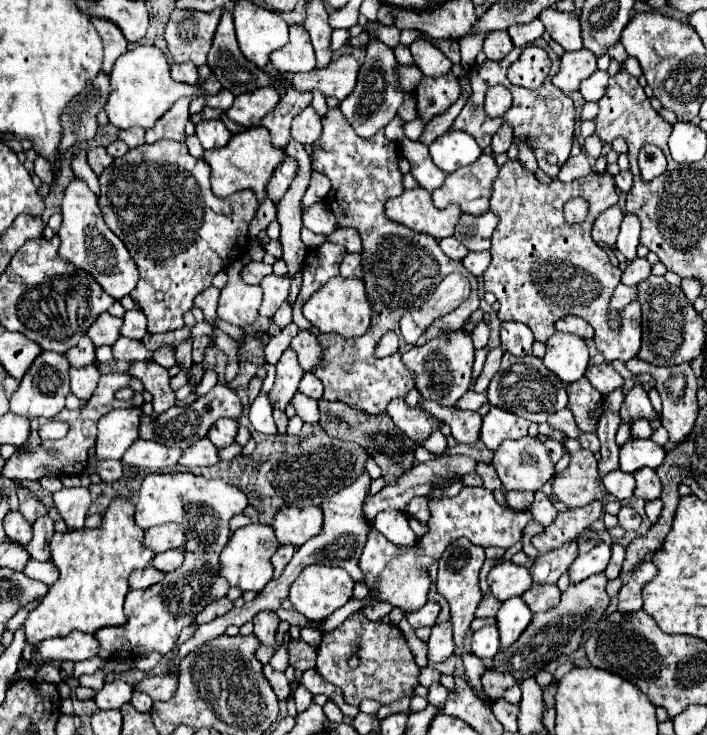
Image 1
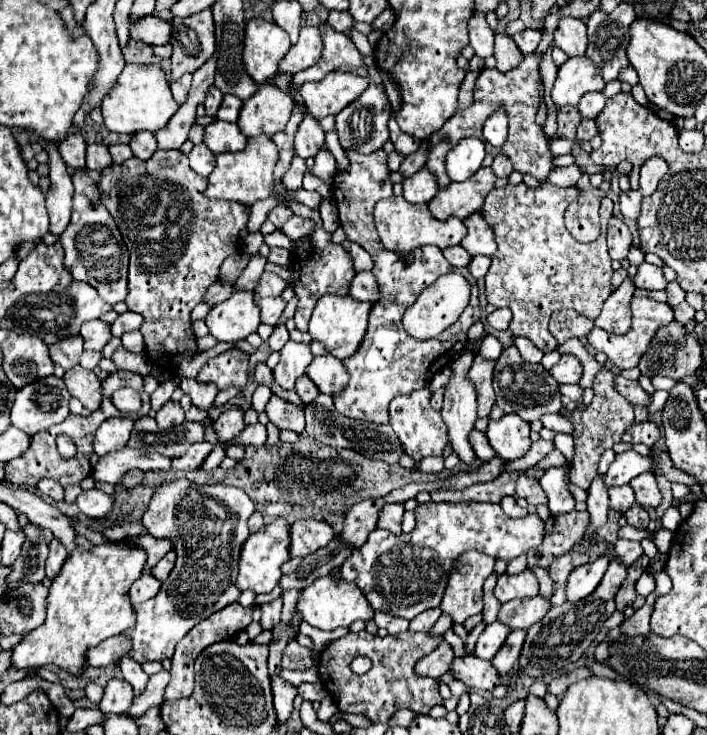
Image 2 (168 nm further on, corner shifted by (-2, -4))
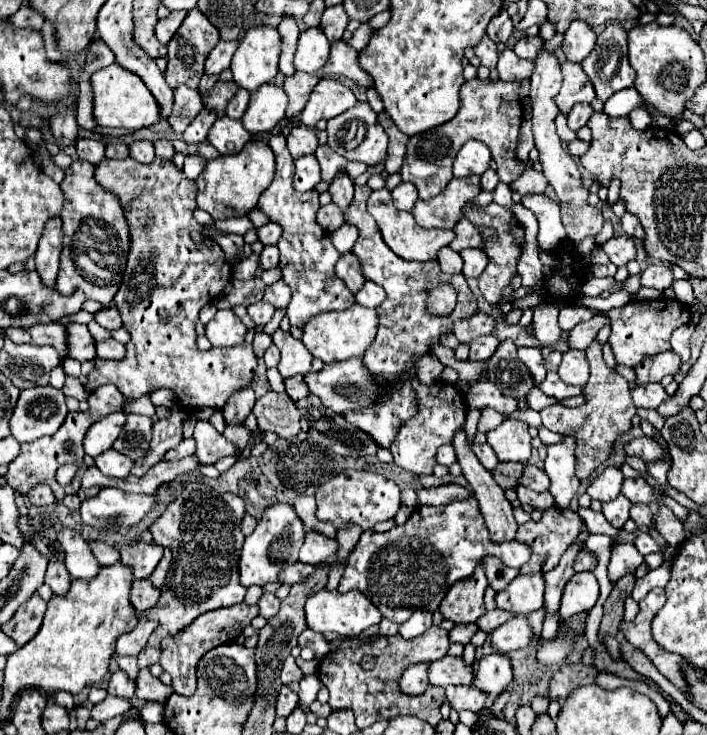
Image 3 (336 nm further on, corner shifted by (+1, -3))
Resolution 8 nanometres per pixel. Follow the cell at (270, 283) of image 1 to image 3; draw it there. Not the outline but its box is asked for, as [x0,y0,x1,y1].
[247,301,275,325]

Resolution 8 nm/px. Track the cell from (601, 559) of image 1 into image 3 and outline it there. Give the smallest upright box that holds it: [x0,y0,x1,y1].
[559,571,599,619]

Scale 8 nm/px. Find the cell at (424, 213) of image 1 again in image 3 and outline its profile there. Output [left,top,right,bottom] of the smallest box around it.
[367,189,455,261]

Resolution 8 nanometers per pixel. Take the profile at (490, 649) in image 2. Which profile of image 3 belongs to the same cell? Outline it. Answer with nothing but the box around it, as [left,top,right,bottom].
[491,617,531,653]

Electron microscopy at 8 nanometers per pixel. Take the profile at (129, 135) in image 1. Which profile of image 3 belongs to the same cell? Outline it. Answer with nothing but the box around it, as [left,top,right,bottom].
[129,141,155,163]

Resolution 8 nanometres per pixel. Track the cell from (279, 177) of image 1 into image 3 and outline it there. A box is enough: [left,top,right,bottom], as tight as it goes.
[293,155,321,191]

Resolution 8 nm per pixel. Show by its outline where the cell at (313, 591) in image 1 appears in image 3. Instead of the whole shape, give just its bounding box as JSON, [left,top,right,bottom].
[305,589,383,637]

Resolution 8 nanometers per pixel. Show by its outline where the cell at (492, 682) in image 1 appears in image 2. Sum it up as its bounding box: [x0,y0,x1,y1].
[448,656,500,690]

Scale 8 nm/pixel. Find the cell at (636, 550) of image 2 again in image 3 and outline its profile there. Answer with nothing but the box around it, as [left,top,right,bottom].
[633,533,661,555]

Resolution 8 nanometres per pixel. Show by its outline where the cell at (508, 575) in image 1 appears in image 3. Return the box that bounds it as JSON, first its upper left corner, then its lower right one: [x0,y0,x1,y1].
[495,575,543,615]

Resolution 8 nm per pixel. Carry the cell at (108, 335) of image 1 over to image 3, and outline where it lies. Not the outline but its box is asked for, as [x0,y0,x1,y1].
[67,323,95,361]

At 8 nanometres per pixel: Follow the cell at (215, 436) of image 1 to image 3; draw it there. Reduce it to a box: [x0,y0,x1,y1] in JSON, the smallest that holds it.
[221,387,255,425]

